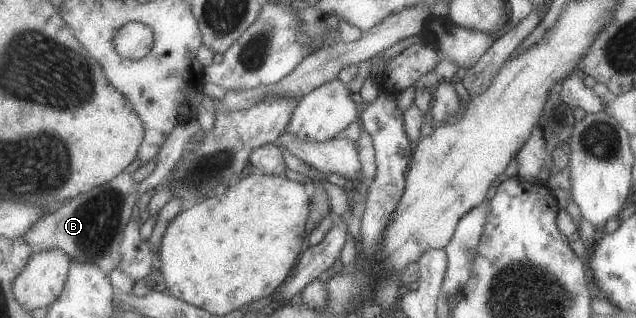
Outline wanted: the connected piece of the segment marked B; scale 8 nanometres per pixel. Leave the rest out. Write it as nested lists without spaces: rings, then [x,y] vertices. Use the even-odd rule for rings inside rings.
[[[125,171],[113,182],[67,201],[59,208],[55,206],[55,214],[48,213],[41,218],[25,234],[25,240],[29,242],[35,253],[61,248],[70,254],[74,261],[97,264],[107,274],[111,274],[115,269],[121,270],[122,246],[126,240],[126,228],[137,217],[136,204],[141,196],[140,186],[137,186],[139,182],[135,180],[135,176],[131,175]]]

